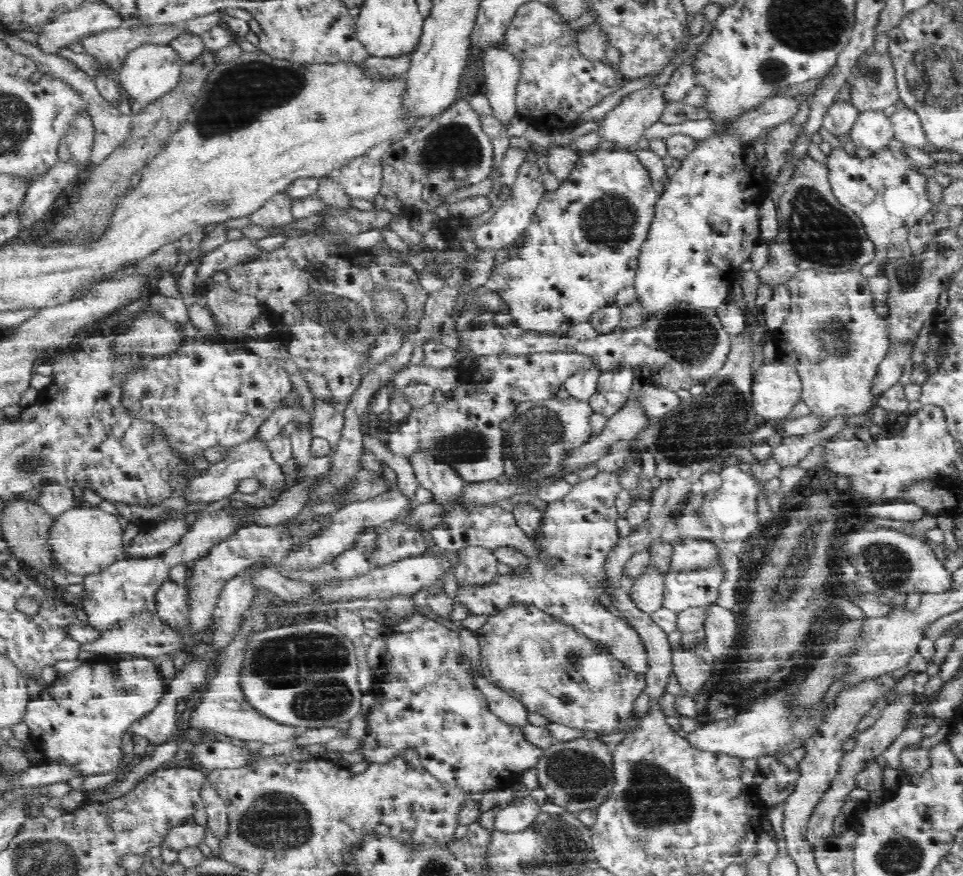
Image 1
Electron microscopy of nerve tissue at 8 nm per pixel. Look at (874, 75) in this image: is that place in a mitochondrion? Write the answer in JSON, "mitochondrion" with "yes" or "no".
{"mitochondrion":"yes"}

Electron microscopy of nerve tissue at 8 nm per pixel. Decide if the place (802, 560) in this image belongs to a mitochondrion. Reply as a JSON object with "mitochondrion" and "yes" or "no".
{"mitochondrion":"yes"}

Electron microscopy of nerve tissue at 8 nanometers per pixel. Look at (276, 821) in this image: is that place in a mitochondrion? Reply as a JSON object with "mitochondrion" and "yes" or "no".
{"mitochondrion":"yes"}

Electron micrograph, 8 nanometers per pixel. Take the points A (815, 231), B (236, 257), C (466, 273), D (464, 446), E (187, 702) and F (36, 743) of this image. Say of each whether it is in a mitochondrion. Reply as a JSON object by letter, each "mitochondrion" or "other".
{"A":"mitochondrion","B":"other","C":"other","D":"mitochondrion","E":"other","F":"other"}

